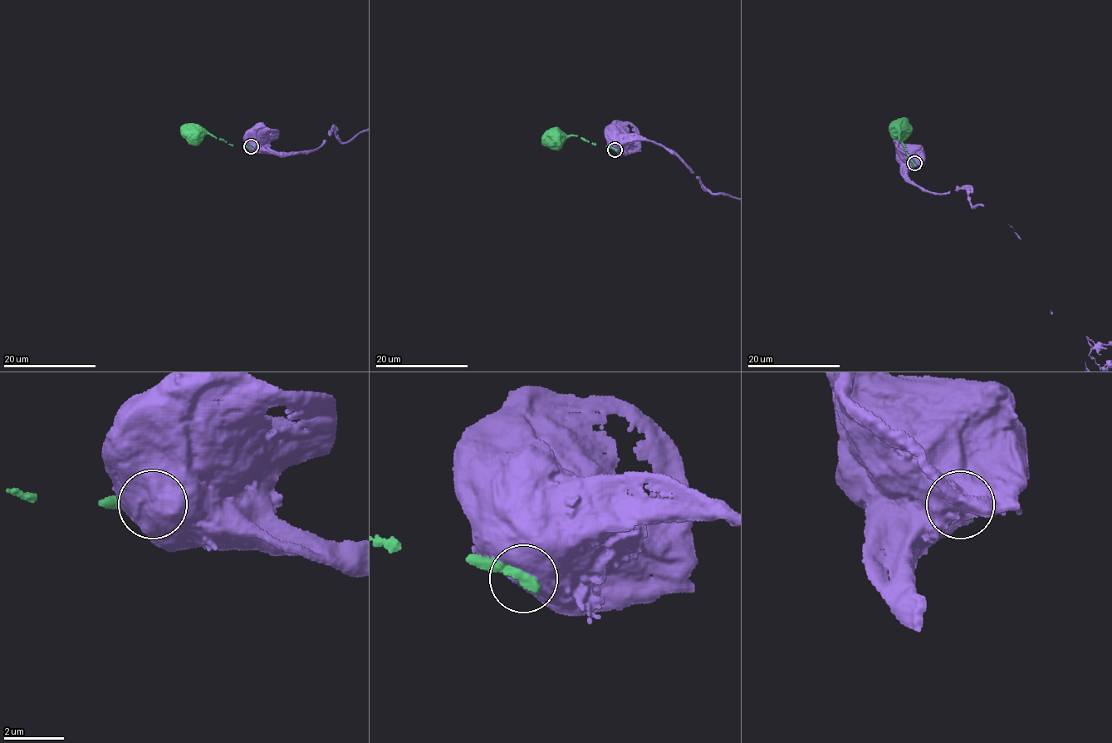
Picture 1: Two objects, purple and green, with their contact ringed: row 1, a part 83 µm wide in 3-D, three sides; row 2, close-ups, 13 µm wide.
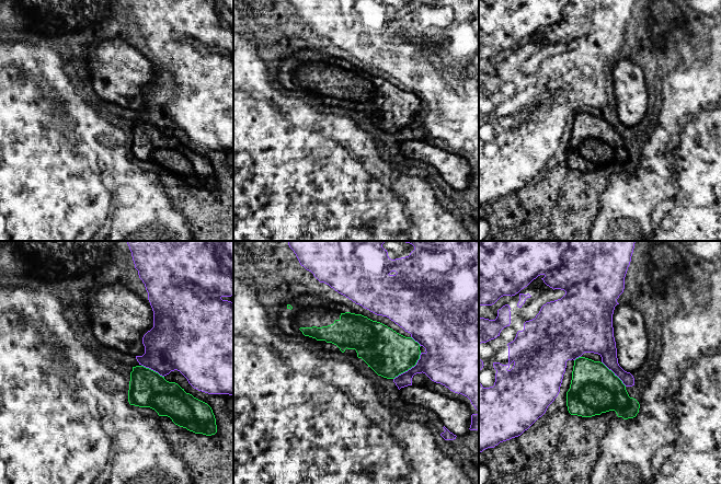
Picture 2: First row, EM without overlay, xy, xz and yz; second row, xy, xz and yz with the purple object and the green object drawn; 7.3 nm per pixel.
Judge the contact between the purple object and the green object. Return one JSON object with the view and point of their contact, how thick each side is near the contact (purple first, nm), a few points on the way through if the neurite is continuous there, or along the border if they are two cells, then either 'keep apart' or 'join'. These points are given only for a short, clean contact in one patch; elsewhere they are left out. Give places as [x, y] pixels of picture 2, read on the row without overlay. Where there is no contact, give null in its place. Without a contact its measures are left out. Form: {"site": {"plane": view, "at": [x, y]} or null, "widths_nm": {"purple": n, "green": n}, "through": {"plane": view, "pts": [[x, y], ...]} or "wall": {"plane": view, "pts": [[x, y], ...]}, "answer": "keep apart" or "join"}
{"site": {"plane": "xz", "at": [411, 123]}, "widths_nm": {"purple": 320, "green": 340}, "answer": "keep apart"}

